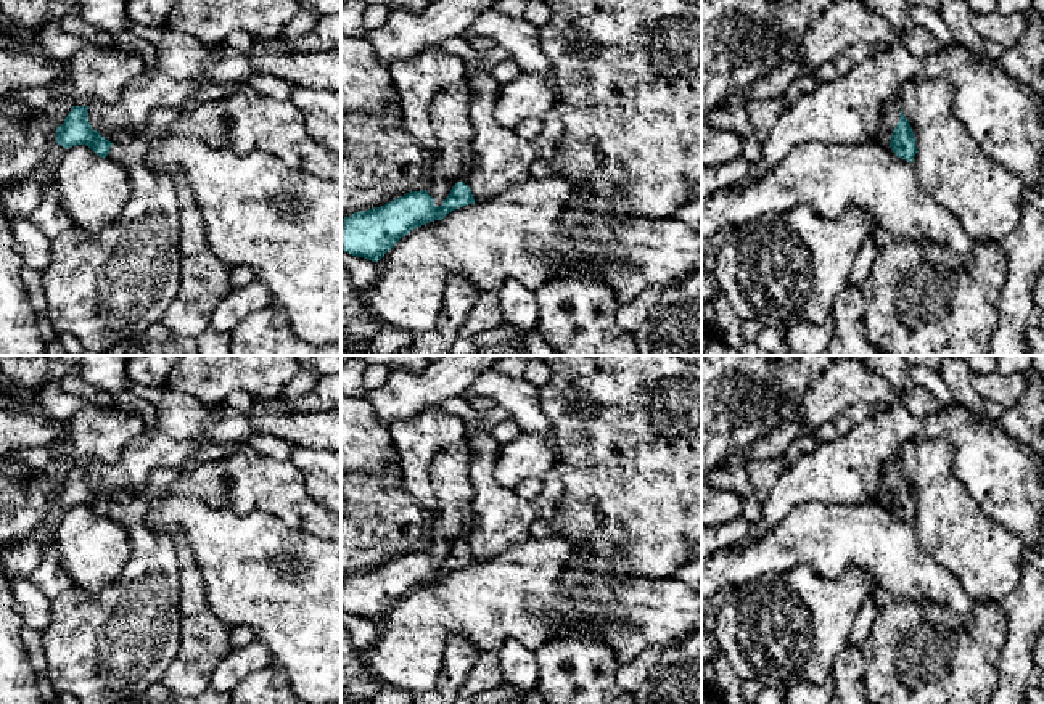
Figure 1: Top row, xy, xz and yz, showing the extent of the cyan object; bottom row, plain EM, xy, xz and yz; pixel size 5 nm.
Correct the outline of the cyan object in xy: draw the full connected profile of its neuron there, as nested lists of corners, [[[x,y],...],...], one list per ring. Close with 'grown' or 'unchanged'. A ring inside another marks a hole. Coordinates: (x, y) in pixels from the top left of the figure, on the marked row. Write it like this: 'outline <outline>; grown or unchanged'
outline [[[164,72],[134,77],[116,103],[93,101],[72,106],[64,122],[56,127],[55,143],[63,148],[88,146],[105,158],[111,145],[129,145],[140,138],[153,109],[182,108],[203,87],[199,80],[175,80]]]; grown

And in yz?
outline [[[891,101],[883,108],[882,127],[875,140],[898,158],[914,162],[917,153],[914,132],[898,103]]]; grown

